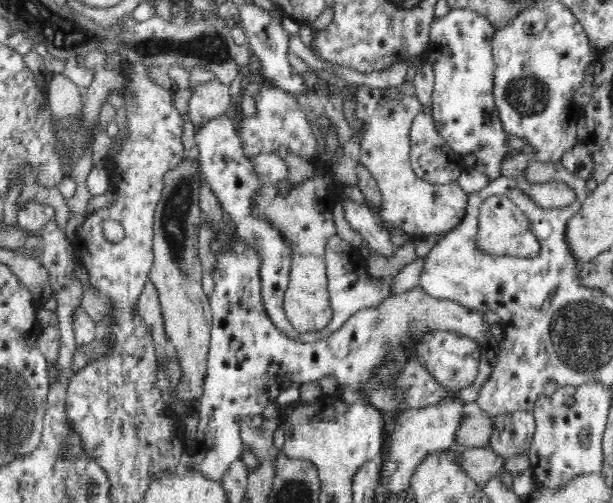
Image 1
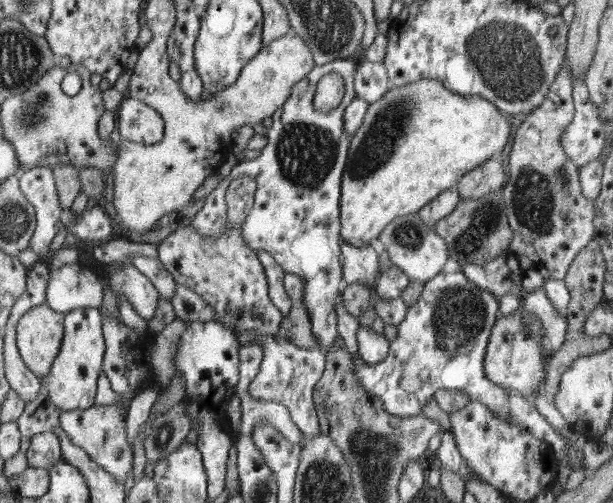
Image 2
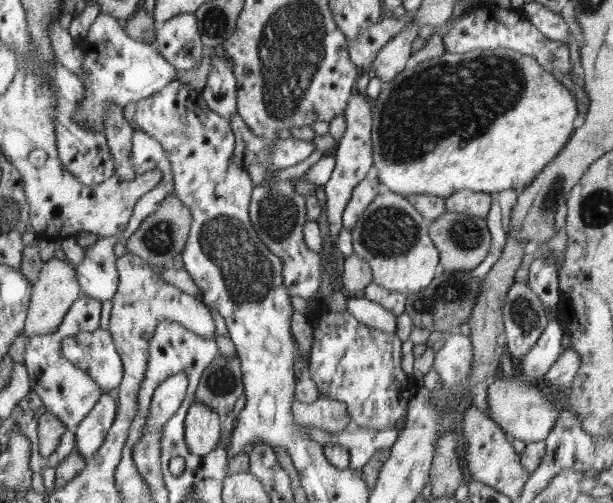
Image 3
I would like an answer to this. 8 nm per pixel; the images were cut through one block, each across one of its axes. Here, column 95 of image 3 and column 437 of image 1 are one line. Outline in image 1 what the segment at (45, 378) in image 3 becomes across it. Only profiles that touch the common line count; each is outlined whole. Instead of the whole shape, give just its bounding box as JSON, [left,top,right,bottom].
[194,232,502,481]

